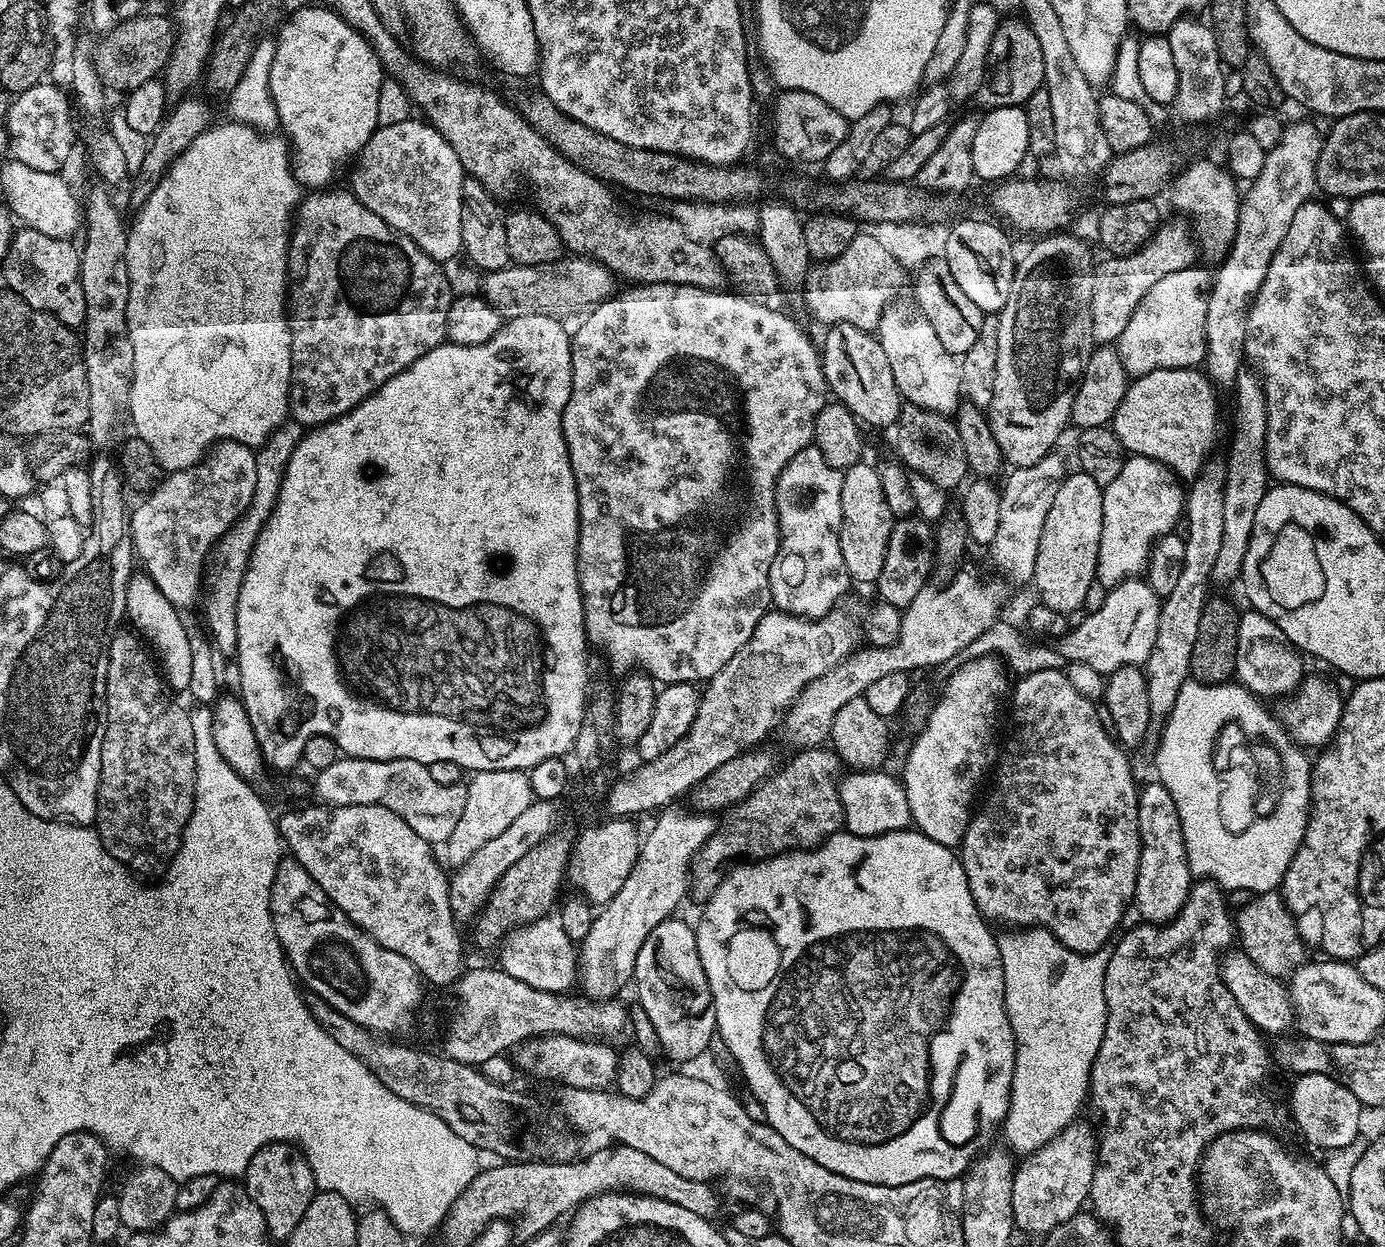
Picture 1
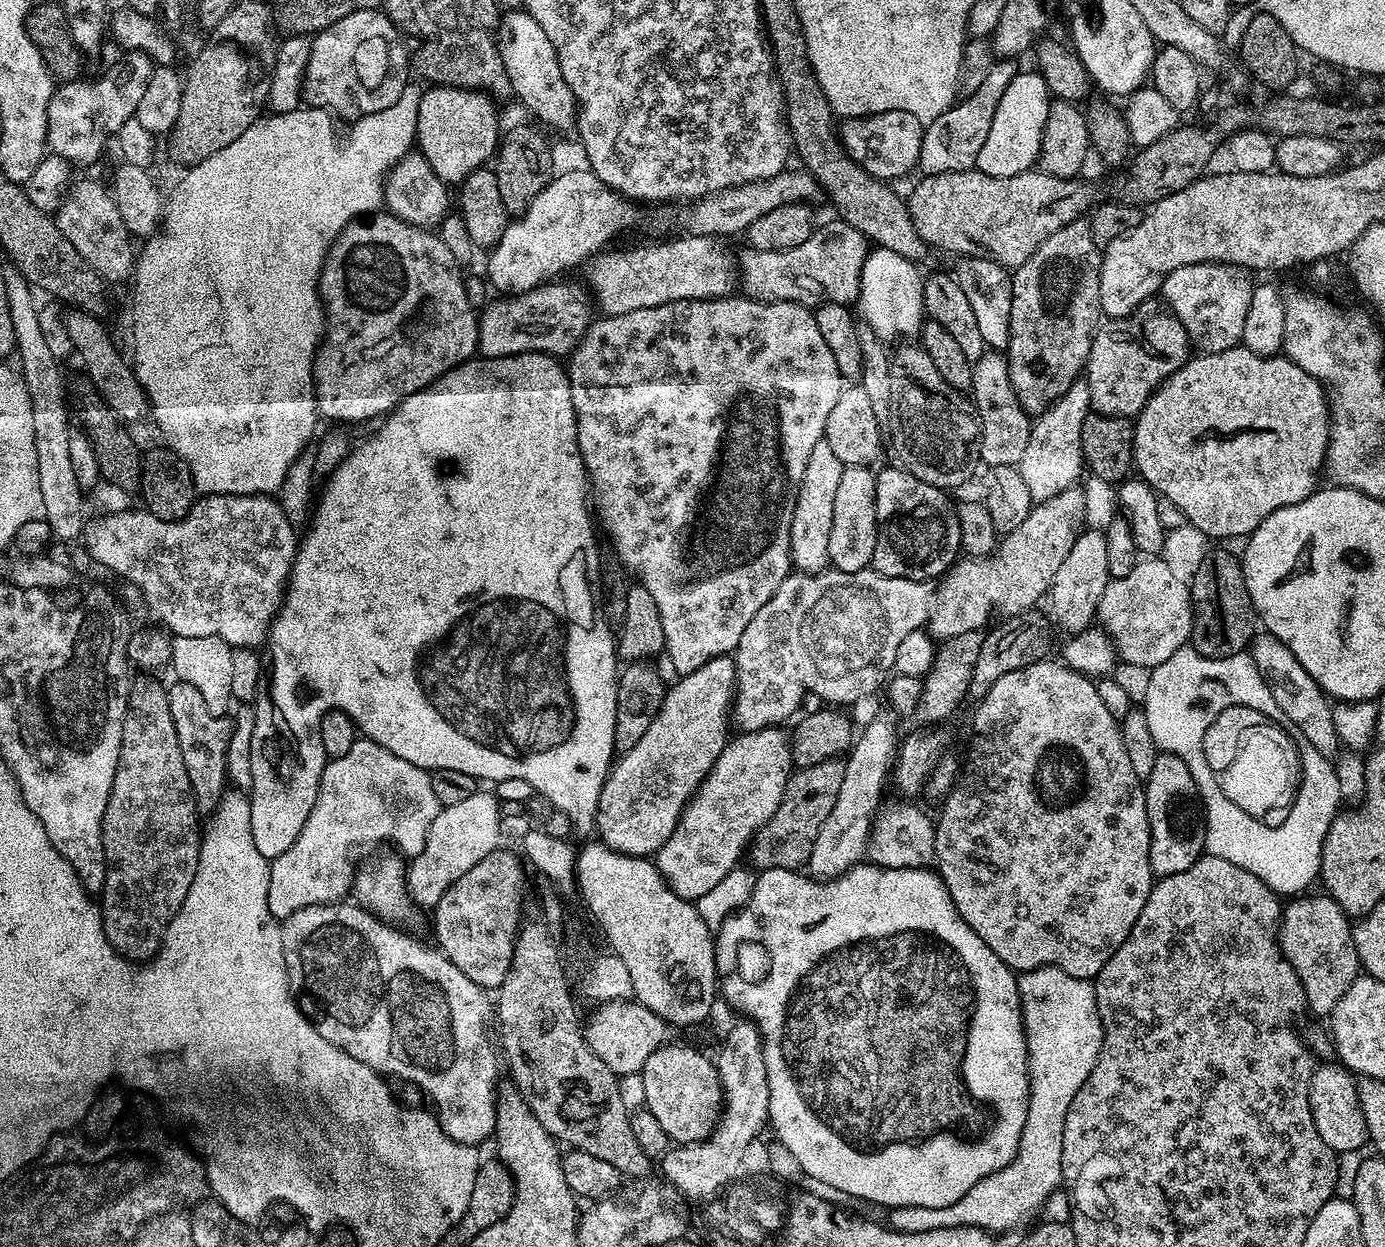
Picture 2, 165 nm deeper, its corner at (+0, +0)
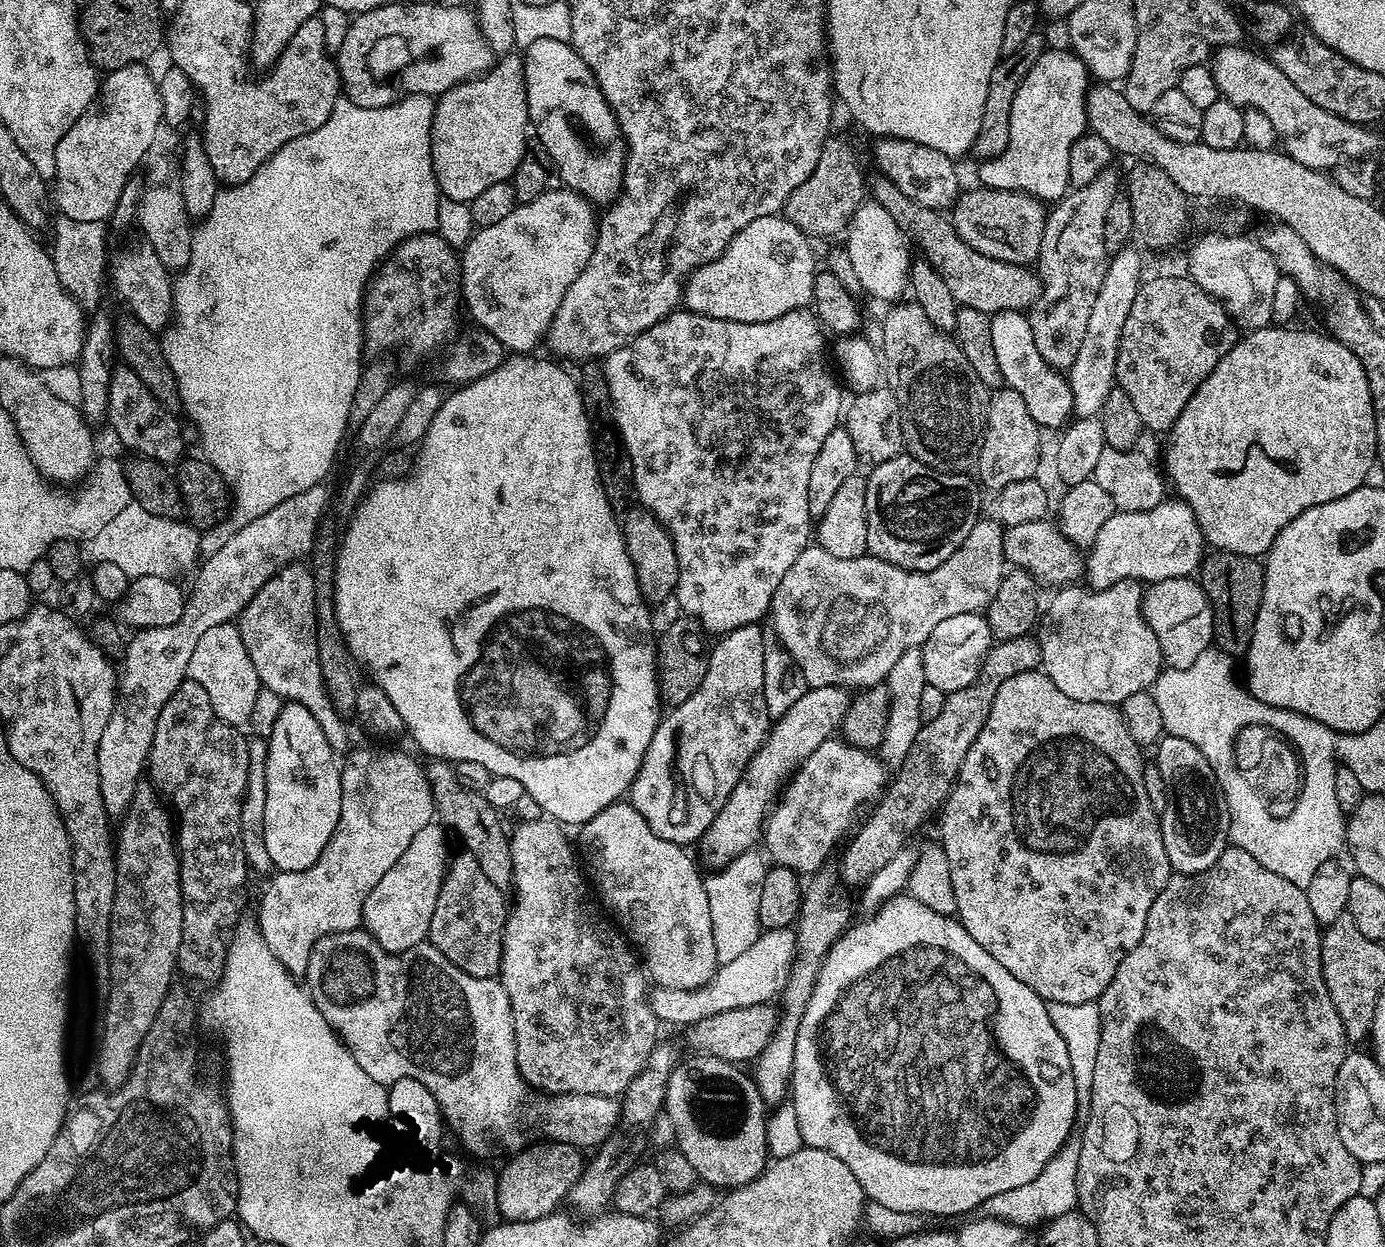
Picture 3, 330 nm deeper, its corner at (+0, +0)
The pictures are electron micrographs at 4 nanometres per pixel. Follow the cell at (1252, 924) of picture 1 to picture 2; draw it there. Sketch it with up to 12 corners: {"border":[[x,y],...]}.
{"border":[[1327,894],[1283,905],[1278,939],[1316,1016],[1362,969]]}

